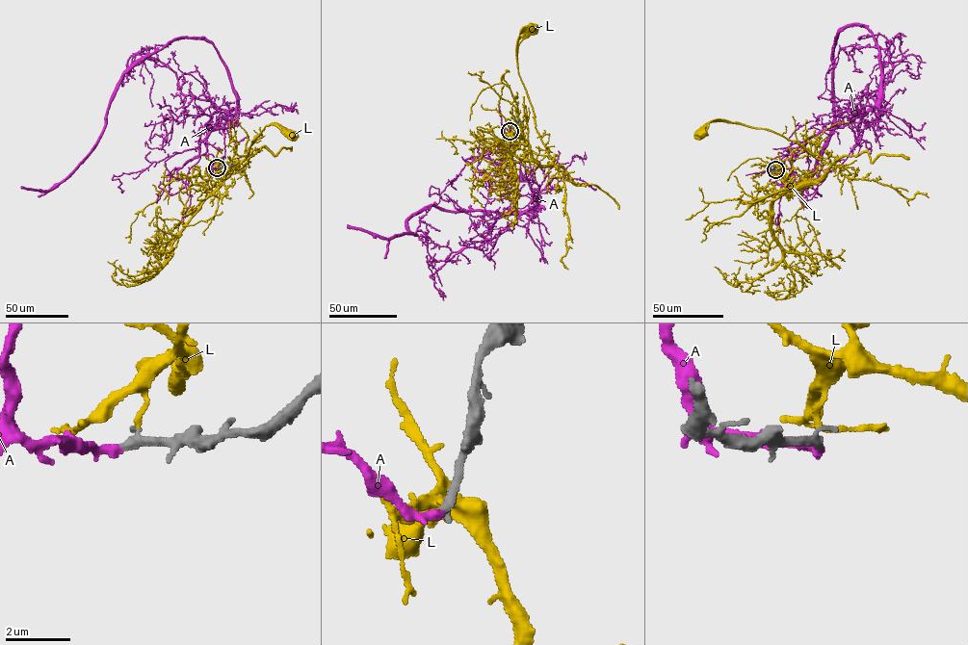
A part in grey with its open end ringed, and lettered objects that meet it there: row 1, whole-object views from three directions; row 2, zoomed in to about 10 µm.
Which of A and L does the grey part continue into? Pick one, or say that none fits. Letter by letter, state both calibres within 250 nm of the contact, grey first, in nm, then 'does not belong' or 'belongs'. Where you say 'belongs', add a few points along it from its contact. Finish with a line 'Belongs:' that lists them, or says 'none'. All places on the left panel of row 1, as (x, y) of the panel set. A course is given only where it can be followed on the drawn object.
A: calibres 280 and 260 nm; belongs; course (217, 167), (205, 140), (215, 129), (228, 126), (237, 105), (229, 73), (211, 43), (173, 39), (126, 71)
L: calibres 280 and 140 nm; does not belong
Belongs: A

